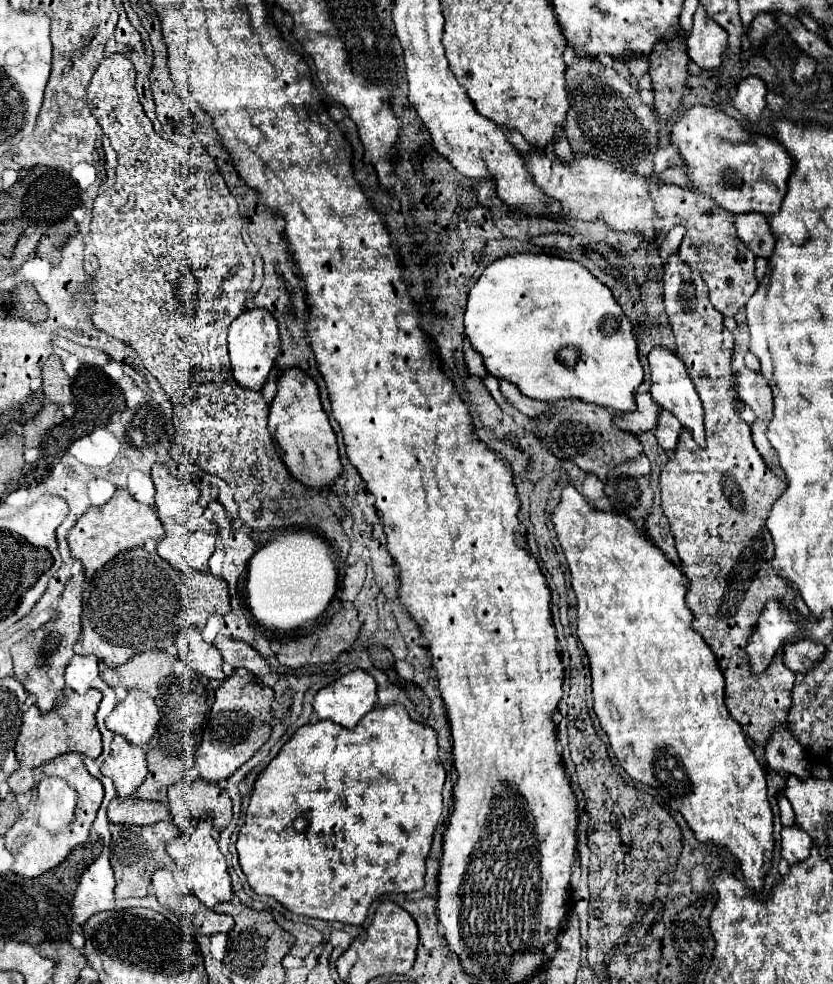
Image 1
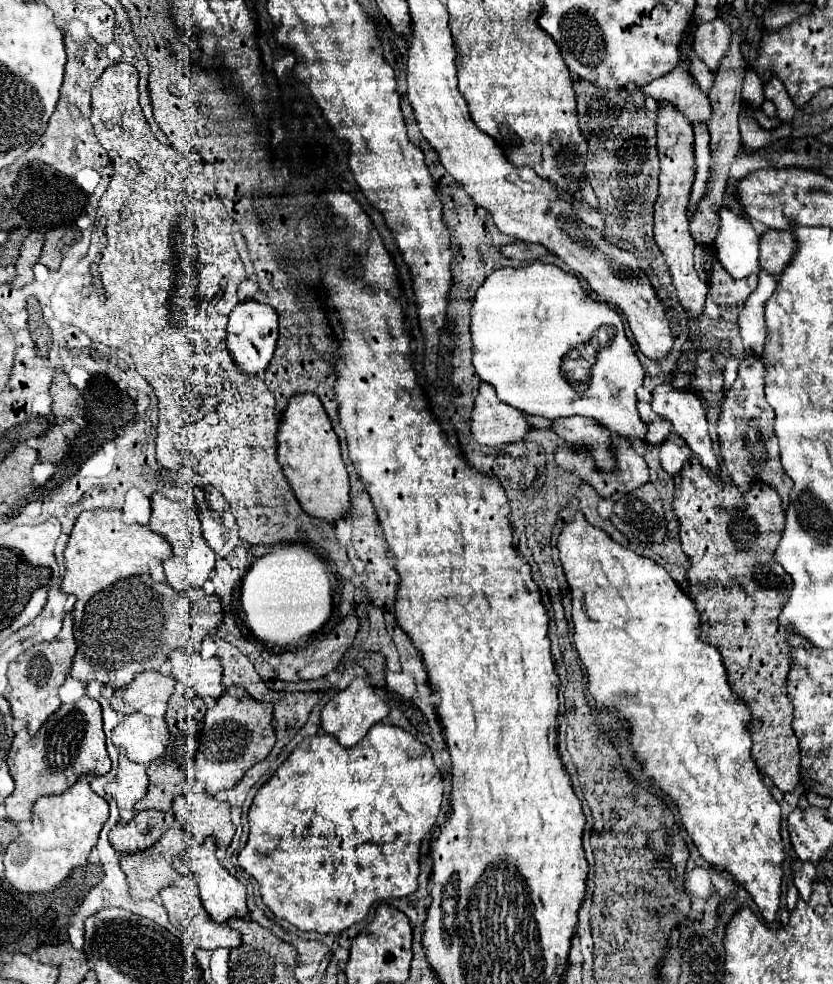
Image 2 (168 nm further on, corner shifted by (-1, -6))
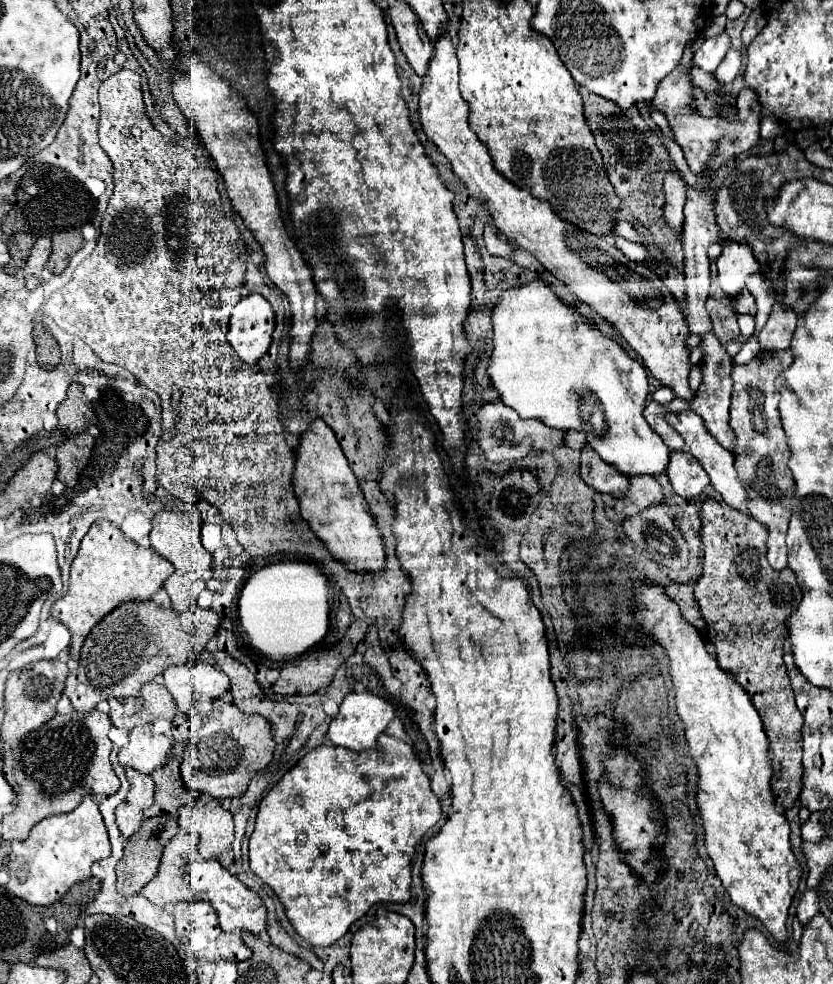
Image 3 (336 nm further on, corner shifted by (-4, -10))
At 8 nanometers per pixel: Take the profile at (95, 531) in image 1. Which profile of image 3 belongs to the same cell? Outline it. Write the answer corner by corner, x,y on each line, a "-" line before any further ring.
95,521
89,533
83,537
77,557
71,565
71,579
67,589
67,595
71,593
71,607
53,607
53,615
71,631
71,655
79,659
85,635
97,621
101,621
101,615
105,615
105,609
101,607
117,607
129,599
151,599
151,595
173,571
173,565
157,555
157,551
125,539
123,531
111,521

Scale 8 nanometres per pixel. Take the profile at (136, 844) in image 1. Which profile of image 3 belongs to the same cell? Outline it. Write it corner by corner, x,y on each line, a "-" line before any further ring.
179,831
165,847
157,875
141,889
141,895
147,897
153,905
165,905
165,899
201,899
201,895
189,887
189,879
183,873
189,855
197,845
197,837
185,831

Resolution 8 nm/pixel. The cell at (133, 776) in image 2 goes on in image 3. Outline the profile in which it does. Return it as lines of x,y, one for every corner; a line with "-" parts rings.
125,767
125,775
129,781
129,793
123,803
117,807
117,827
127,837
127,831
137,831
143,821
143,809
153,805
155,781
151,775
139,773
133,767

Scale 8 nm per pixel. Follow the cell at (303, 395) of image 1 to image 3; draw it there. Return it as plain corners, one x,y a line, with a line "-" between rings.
315,419
299,437
299,447
295,451
293,489
301,505
303,519
327,545
335,559
345,561
349,571
375,573
385,569
383,539
375,527
375,519
369,513
359,479
353,475
333,429
323,419

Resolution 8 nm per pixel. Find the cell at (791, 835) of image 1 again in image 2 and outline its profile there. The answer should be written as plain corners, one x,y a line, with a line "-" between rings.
804,863
802,871
794,875
794,885
798,889
798,895
802,901
808,901
812,895
812,885
814,885
814,865
812,863

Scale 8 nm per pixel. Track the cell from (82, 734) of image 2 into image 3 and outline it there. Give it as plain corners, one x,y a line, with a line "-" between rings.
97,709
89,713
55,715
45,727
33,731
25,743
5,753
3,773
17,793
17,807
3,819
3,839
27,839
37,821
73,811
83,795
109,795
119,789
119,779
109,761
113,747
107,737
109,727
111,721

